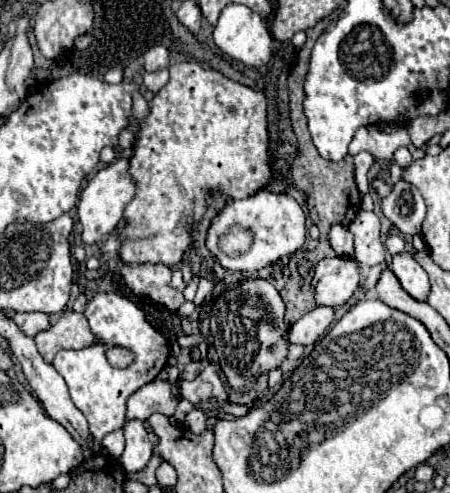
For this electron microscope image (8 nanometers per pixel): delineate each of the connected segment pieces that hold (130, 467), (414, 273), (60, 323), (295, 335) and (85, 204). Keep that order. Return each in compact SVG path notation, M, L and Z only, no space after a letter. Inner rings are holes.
M136 419L126 423L124 435L126 435L126 449L118 457L118 463L124 467L124 471L142 471L152 457L152 443L148 441L148 433L142 421Z
M402 253L402 255L394 255L392 263L388 265L394 275L398 277L400 285L404 287L404 291L414 297L416 301L426 301L430 295L430 281L426 271L414 261L412 253Z
M64 311L60 319L46 331L40 331L34 341L42 359L46 363L52 363L58 349L82 349L90 345L94 337L84 313Z
M316 307L310 313L306 313L302 319L292 323L290 327L290 343L298 345L312 345L316 343L334 321L334 309L332 307Z
M118 157L104 169L100 169L94 179L88 183L88 187L82 191L78 201L78 219L82 223L82 241L84 243L96 243L108 233L112 233L118 223L122 221L124 207L134 199L136 193L136 181L130 175L130 163L126 157Z

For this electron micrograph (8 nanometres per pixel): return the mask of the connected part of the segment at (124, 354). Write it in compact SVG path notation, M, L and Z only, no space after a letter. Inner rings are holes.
M112 347L108 351L108 361L114 365L114 367L128 367L132 363L134 355L126 349L120 349L120 347Z

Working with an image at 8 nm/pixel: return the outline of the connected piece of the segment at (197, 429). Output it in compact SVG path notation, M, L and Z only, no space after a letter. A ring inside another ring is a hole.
M192 409L188 415L186 415L186 421L184 421L184 427L188 431L192 431L194 435L202 433L206 429L206 417L202 413L202 409Z

